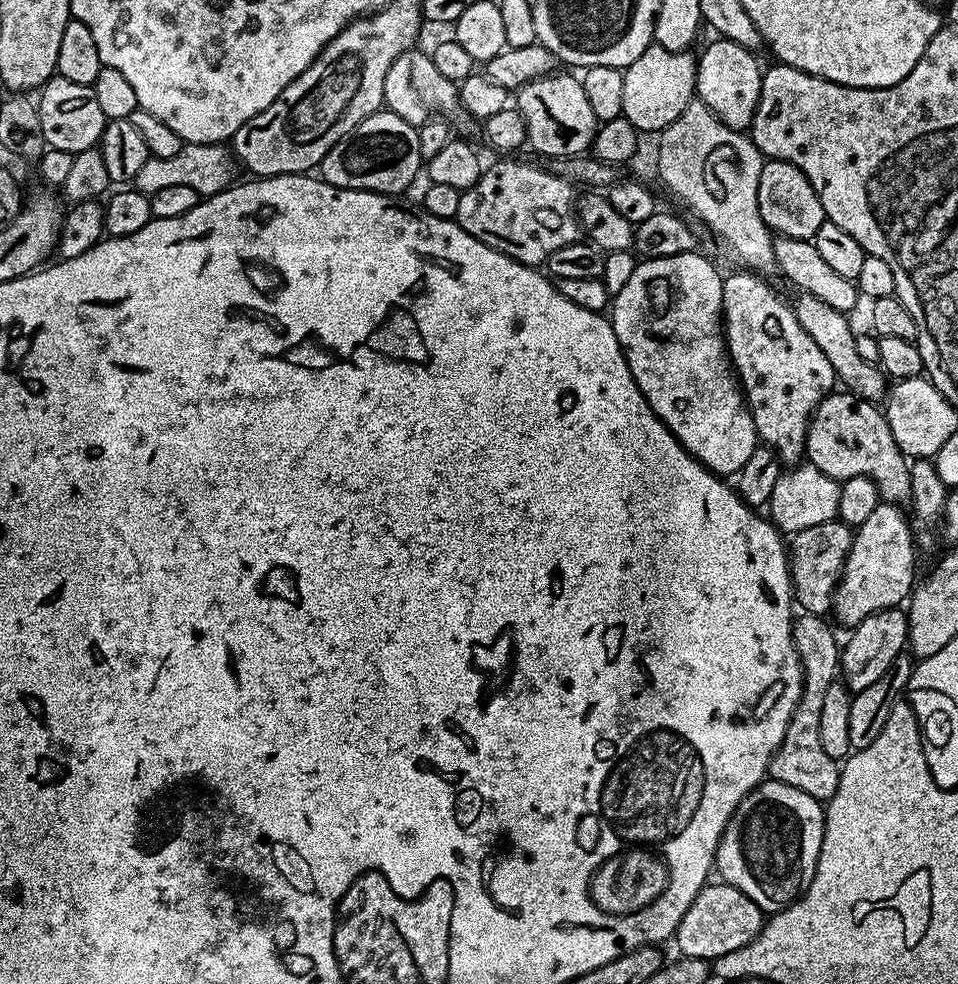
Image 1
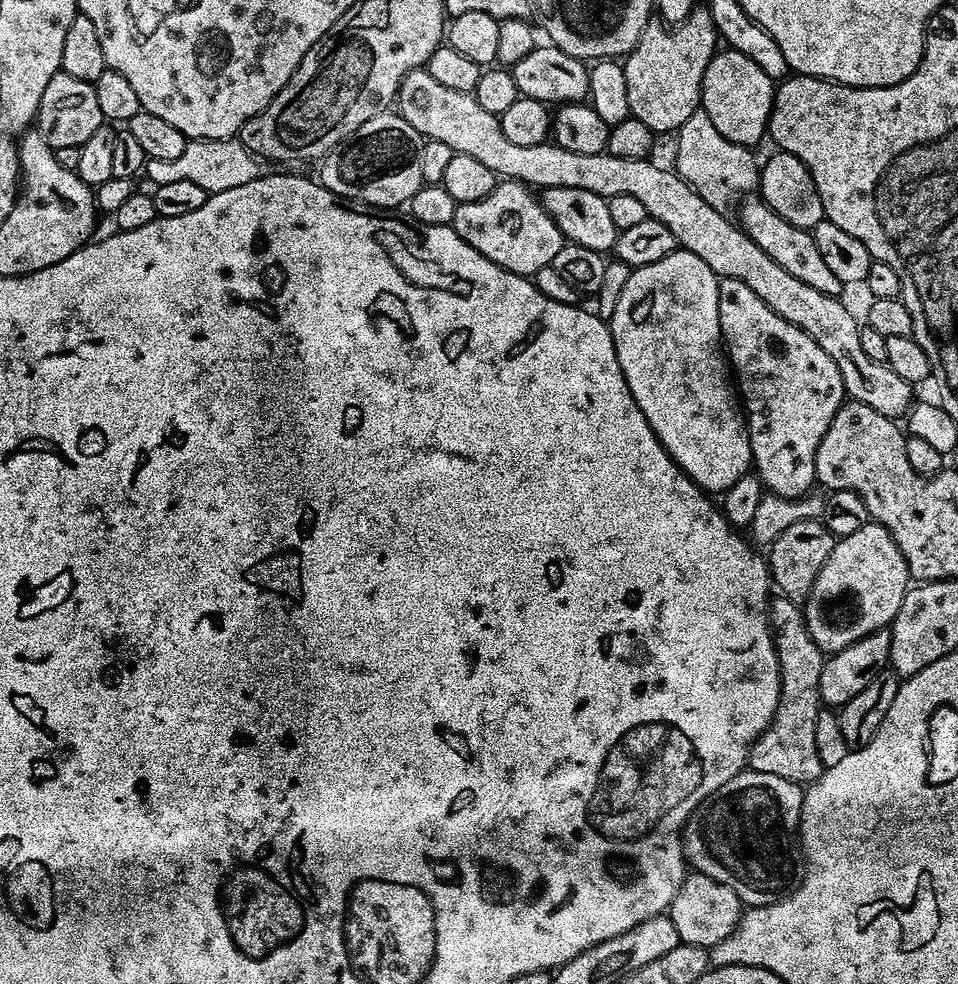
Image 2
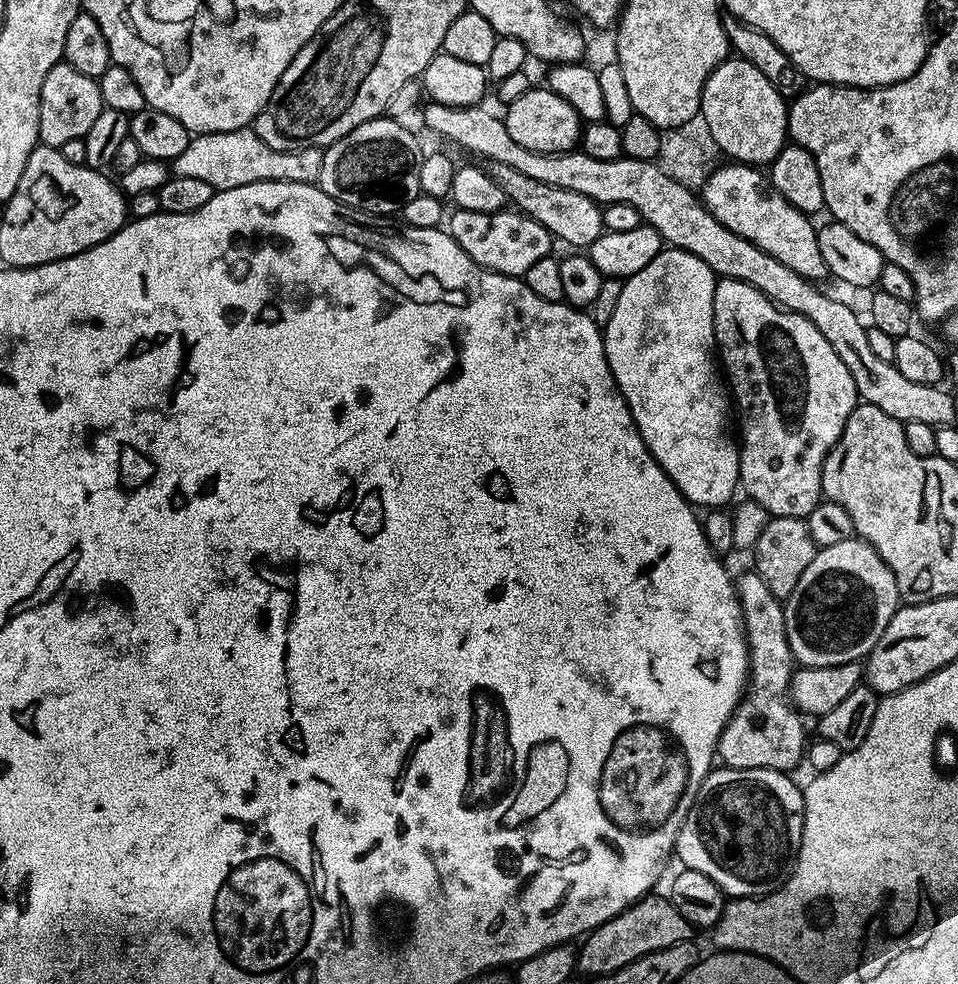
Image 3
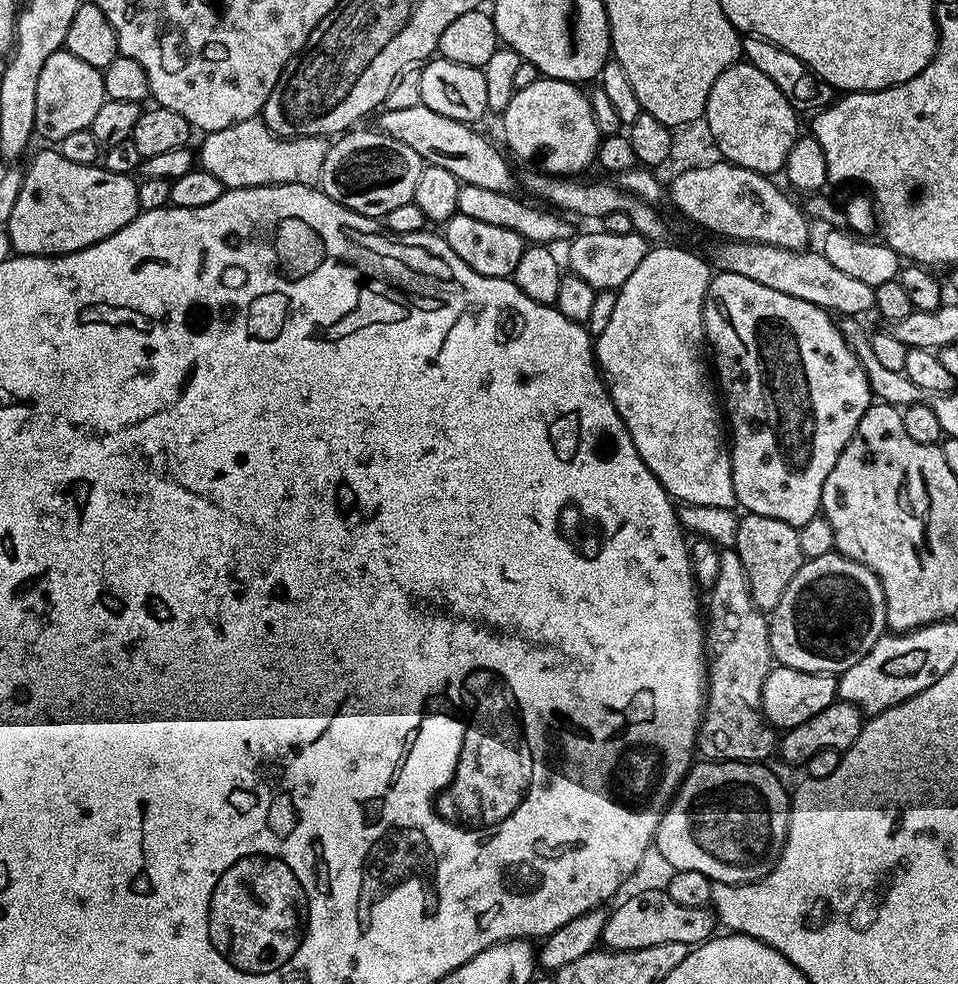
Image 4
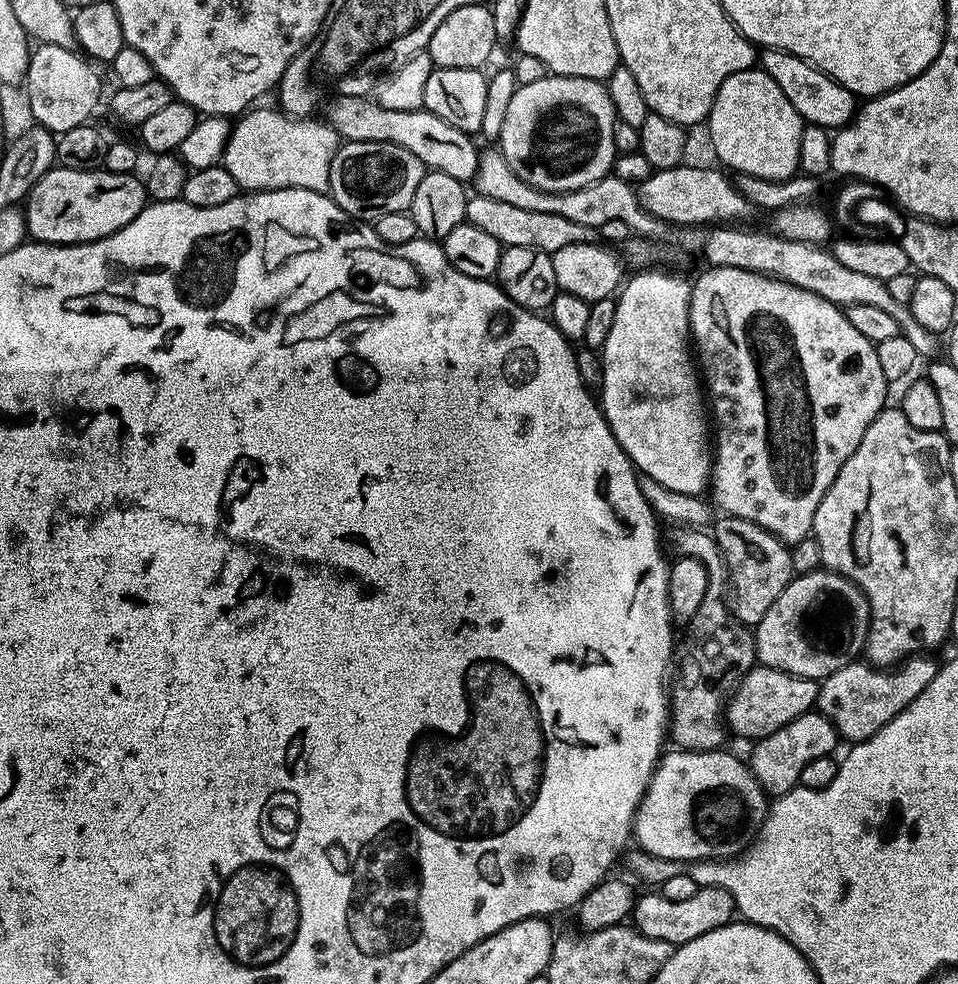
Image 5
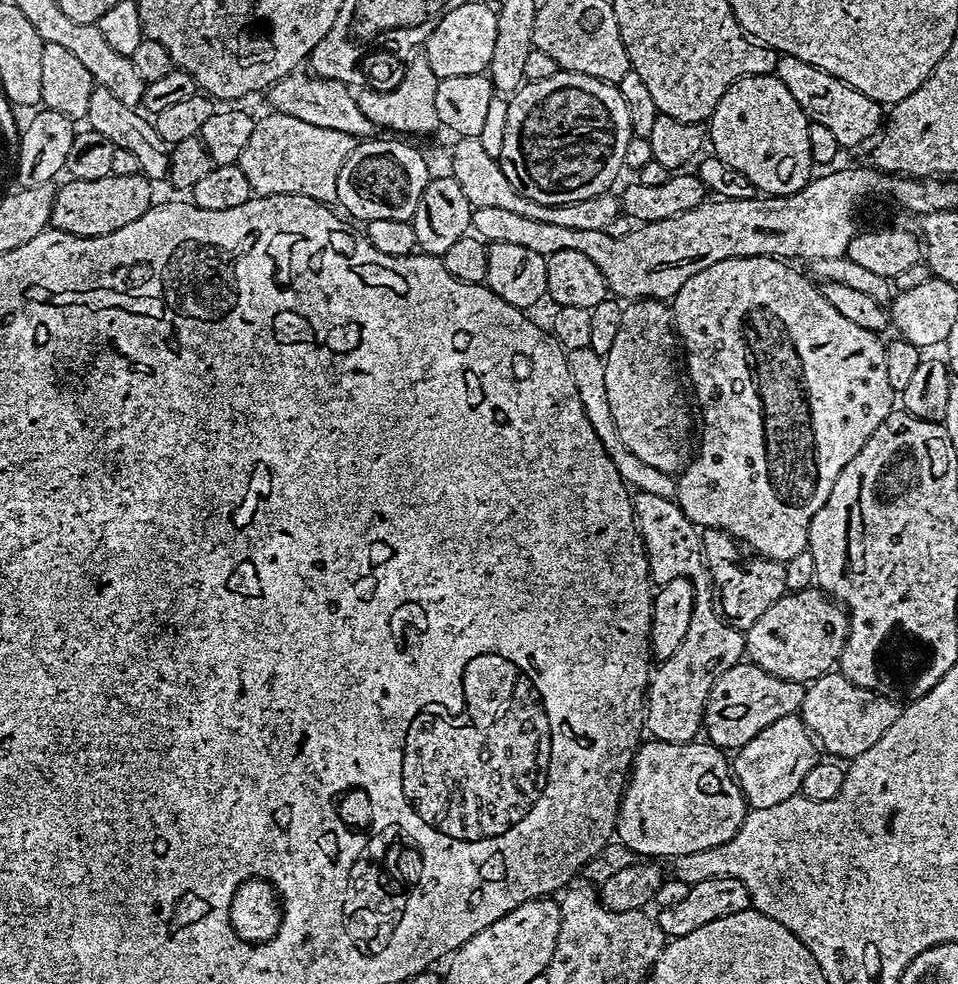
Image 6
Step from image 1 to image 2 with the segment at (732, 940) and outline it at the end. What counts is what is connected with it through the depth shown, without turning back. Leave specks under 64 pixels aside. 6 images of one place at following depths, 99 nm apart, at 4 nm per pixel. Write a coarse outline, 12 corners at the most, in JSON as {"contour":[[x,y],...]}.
{"contour":[[703,870],[666,914],[681,944],[710,949],[738,926],[741,898]]}

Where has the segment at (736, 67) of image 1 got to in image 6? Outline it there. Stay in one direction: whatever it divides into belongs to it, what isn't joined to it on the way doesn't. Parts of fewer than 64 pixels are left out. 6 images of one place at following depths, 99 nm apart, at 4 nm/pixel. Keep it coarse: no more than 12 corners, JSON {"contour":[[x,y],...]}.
{"contour":[[774,74],[747,75],[710,121],[714,155],[761,193],[814,176],[810,121]]}

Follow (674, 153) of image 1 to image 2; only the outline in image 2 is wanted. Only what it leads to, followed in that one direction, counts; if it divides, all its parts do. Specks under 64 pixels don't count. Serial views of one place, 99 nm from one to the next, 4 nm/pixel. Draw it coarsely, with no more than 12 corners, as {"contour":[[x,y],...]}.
{"contour":[[703,108],[675,139],[675,171],[727,211],[759,185],[754,152]]}

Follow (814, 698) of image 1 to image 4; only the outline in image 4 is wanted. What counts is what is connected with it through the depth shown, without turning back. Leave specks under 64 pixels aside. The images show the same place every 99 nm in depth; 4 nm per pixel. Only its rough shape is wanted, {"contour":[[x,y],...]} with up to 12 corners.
{"contour":[[735,548],[706,604],[710,657],[696,746],[767,761],[774,667],[765,613]]}

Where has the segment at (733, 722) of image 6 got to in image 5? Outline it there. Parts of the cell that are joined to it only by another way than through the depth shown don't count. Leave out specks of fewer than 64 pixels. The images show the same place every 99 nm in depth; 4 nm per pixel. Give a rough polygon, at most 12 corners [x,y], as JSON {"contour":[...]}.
{"contour":[[754,666],[726,705],[748,742],[816,708],[817,681]]}

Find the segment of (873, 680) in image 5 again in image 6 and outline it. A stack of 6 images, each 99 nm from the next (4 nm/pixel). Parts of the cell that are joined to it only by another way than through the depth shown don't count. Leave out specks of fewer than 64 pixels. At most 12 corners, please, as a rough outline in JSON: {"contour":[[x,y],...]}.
{"contour":[[833,670],[798,715],[829,757],[855,758],[894,726],[897,701]]}

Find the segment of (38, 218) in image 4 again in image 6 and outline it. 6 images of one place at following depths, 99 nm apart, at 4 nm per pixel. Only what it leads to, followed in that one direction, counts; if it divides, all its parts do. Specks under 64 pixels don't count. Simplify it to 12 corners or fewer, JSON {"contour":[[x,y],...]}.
{"contour":[[147,176],[65,179],[51,227],[101,236],[154,197]]}

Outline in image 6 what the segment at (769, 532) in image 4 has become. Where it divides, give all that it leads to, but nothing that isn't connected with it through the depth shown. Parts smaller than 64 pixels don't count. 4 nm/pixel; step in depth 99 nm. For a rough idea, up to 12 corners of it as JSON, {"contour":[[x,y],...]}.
{"contour":[[700,532],[728,624],[747,630],[788,592],[778,560]]}

